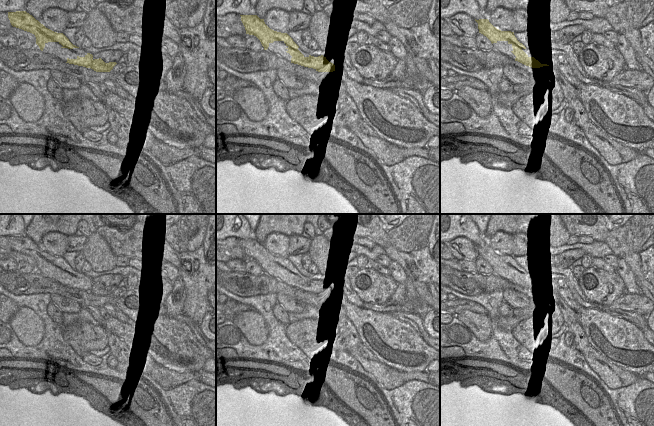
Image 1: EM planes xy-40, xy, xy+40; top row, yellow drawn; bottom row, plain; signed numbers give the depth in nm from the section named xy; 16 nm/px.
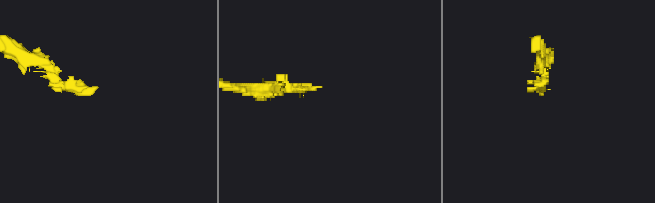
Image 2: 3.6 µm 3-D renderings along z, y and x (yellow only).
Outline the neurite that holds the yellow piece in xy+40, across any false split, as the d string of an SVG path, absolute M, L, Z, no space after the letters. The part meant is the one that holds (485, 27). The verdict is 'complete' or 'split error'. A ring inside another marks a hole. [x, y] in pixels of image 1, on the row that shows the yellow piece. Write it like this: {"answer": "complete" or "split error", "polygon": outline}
{"answer": "complete", "polygon": "M479 19L475 21L478 23L479 33L486 36L491 43L497 43L498 41L507 41L508 44L512 45L513 50L511 51L515 56L515 61L518 61L526 66L532 68L540 68L543 66L549 66L547 64L541 64L534 57L529 57L523 50L526 47L520 43L511 31L501 31L494 27L488 19Z"}

